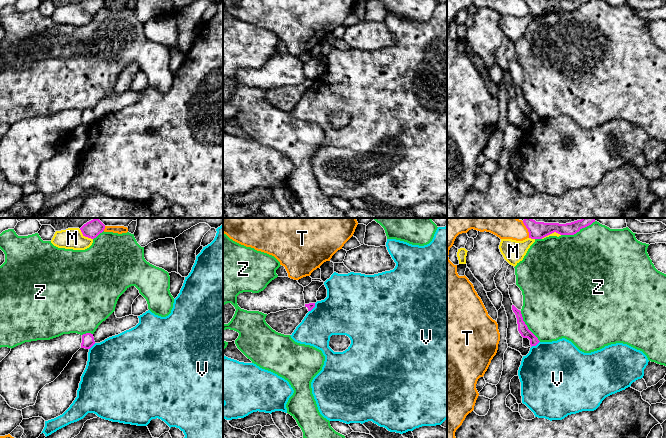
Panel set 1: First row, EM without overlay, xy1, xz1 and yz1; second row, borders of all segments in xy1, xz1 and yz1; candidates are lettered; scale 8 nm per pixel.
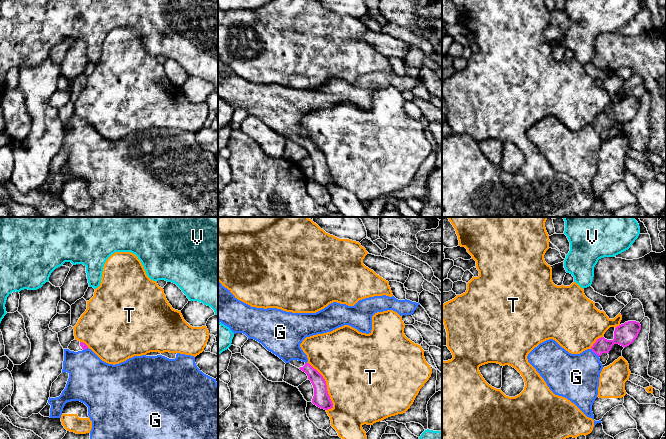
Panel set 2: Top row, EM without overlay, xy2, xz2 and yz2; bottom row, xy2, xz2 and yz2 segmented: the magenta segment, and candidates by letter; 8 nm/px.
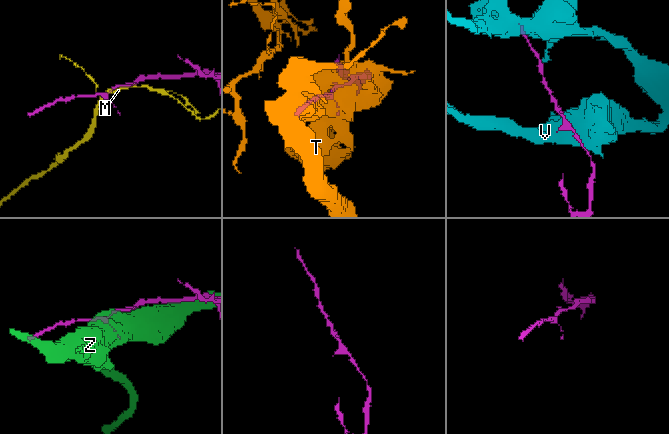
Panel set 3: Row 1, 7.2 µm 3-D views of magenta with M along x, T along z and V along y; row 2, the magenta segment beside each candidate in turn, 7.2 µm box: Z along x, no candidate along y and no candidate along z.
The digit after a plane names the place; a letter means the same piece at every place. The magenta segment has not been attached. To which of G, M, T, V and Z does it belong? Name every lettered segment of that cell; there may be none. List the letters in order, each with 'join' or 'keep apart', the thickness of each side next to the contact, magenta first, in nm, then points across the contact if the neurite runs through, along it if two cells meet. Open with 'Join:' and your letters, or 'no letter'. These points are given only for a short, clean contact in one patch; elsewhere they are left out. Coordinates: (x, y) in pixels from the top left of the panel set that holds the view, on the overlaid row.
Join: G
G: join | 120/360 nm | across yz2 (621, 337), (601, 345), (594, 352), (586, 367), (576, 377)
M: keep apart | 140/180 nm
T: keep apart | 140/500 nm
V: keep apart | 80/480 nm | along yz1 (539, 341), (531, 347)
Z: keep apart | 80/480 nm

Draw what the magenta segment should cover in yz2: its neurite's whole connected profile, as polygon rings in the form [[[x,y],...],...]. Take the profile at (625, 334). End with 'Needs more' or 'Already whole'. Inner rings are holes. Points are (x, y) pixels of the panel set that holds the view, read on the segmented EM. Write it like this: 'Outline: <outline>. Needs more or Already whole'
Outline: [[[625,322],[615,328],[613,340],[607,340],[601,337],[596,340],[590,349],[580,354],[571,354],[562,348],[555,340],[549,339],[535,347],[528,354],[527,359],[555,395],[567,398],[587,417],[594,420],[592,405],[598,395],[599,378],[603,369],[599,357],[603,353],[609,353],[614,344],[619,344],[624,348],[629,346],[637,338],[640,330],[641,325],[639,322]]]. Needs more

